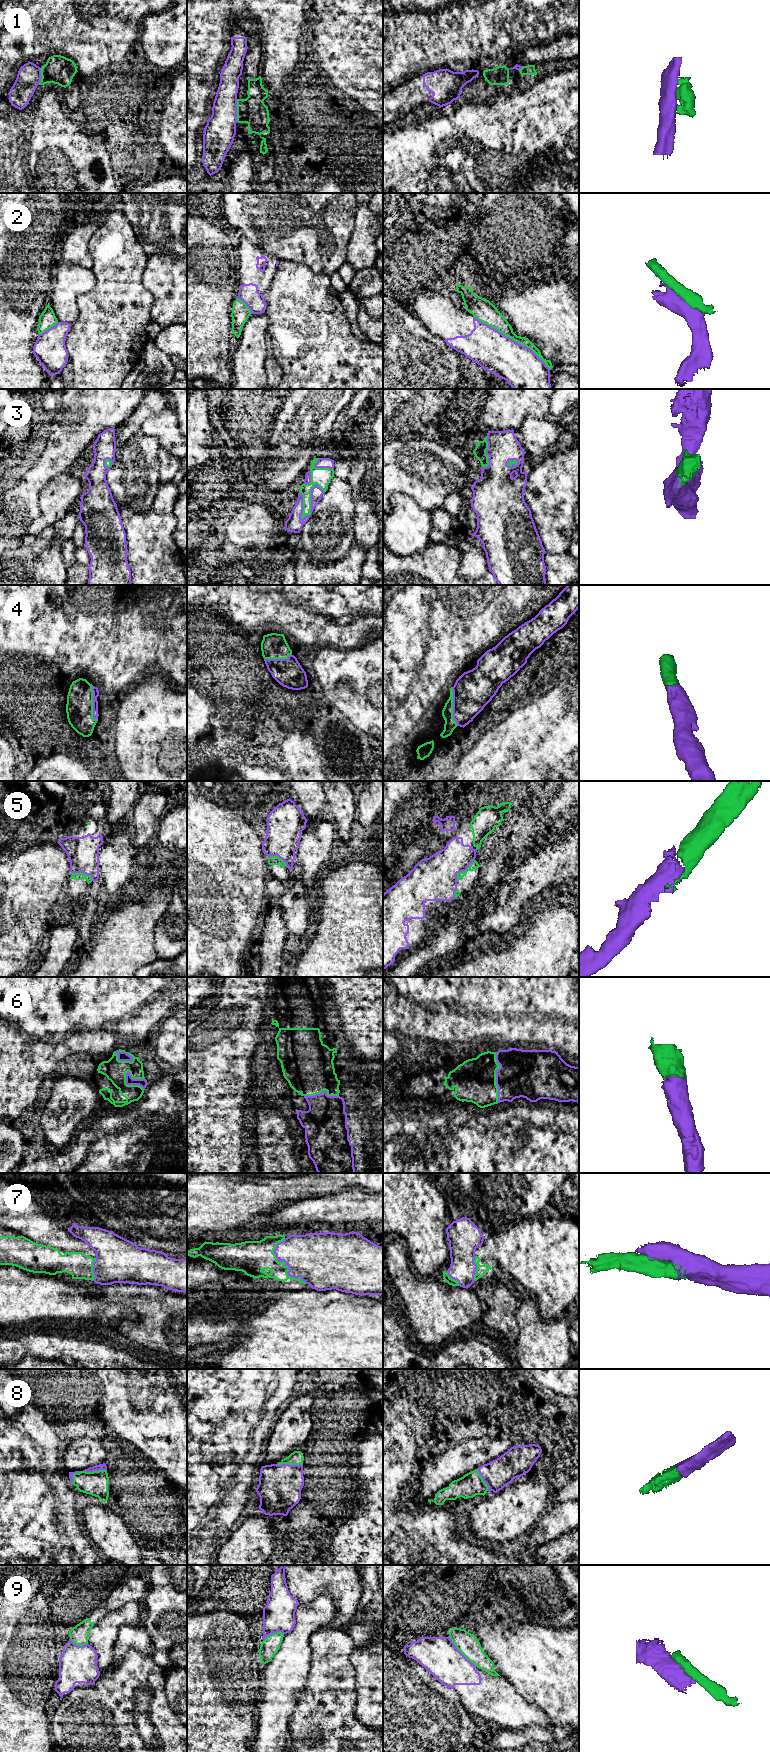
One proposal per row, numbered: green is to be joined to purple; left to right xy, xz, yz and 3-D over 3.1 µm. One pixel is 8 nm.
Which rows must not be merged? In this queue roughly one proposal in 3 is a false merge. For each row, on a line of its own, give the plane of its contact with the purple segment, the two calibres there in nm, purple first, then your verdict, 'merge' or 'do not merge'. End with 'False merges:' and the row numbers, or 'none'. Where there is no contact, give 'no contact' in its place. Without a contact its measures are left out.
1: meets purple in xz; 260 nm thick on the purple side, 220 nm on the other; do not merge
2: meets purple in yz; 320 nm thick on the purple side, 150 nm on the other; do not merge
3: meets purple in xz; 130 nm thick on the purple side, 140 nm on the other; merge
4: meets purple in yz; 320 nm thick on the purple side, 100 nm on the other; merge
5: meets purple in yz; 360 nm thick on the purple side, 70 nm on the other; merge
6: meets purple in xy; 60 nm thick on the purple side, 170 nm on the other; merge
7: meets purple in xz; 400 nm thick on the purple side, 240 nm on the other; merge
8: meets purple in xz; 340 nm thick on the purple side, 110 nm on the other; merge
9: meets purple in yz; 300 nm thick on the purple side, 170 nm on the other; do not merge
False merges: 1, 2, 9

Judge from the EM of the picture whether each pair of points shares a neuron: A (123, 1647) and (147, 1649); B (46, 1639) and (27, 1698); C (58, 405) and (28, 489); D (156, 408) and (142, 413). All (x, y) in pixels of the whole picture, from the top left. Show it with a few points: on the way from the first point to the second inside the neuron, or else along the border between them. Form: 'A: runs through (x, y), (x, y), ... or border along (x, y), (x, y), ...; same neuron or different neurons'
A: runs through (129, 1644), (141, 1644); same neuron
B: runs through (31, 1654), (27, 1658), (27, 1683); same neuron
C: runs through (60, 426), (60, 452), (46, 468); same neuron
D: runs through (153, 408), (145, 410); same neuron

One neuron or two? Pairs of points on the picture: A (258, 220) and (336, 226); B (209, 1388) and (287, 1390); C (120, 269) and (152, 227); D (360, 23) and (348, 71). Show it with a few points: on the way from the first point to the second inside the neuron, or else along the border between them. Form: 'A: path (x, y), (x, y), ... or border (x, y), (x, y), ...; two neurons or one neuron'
A: path (277, 220), (317, 222); one neuron
B: path (228, 1387), (268, 1387); one neuron
C: border (129, 222), (136, 240), (143, 248); two neurons
D: path (360, 35), (360, 59); one neuron

